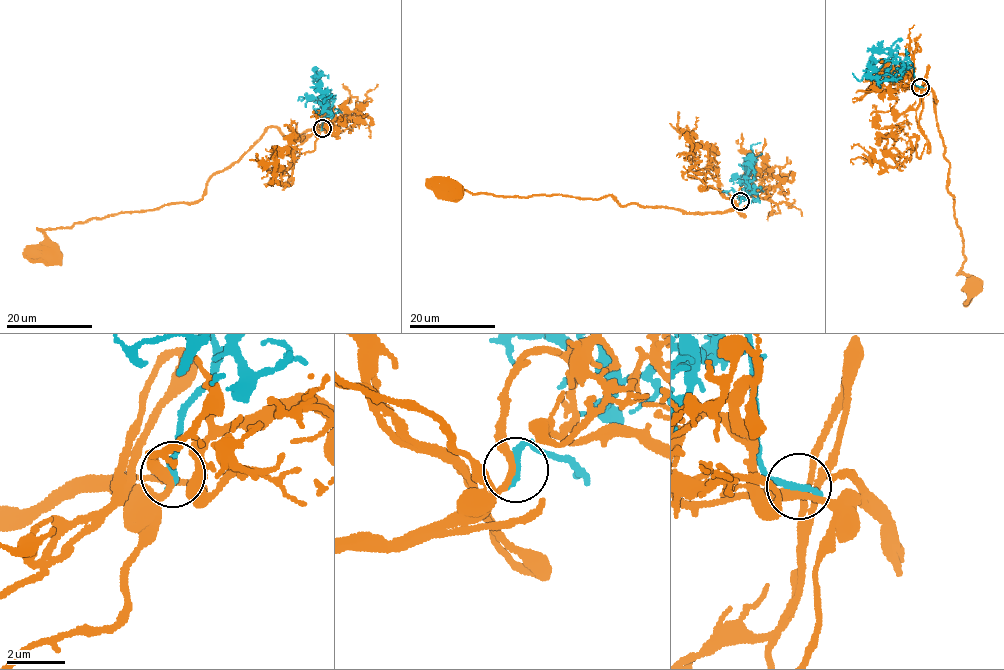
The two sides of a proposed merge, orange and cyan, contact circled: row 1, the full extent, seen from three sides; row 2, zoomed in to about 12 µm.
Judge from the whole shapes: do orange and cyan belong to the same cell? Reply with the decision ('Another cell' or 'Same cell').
Same cell

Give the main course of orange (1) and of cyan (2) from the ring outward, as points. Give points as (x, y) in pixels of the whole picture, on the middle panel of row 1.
1: (740, 201), (734, 208), (700, 214), (624, 206), (610, 195), (495, 196), (450, 185), (453, 195)
2: (740, 202), (743, 197), (750, 203), (756, 199), (751, 160), (747, 163), (746, 184), (748, 165)

